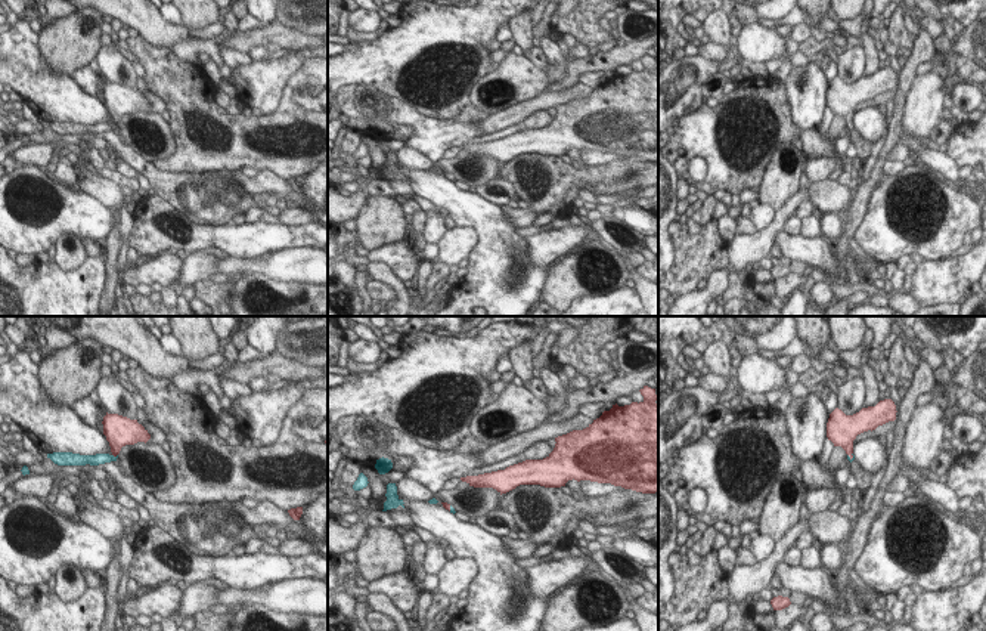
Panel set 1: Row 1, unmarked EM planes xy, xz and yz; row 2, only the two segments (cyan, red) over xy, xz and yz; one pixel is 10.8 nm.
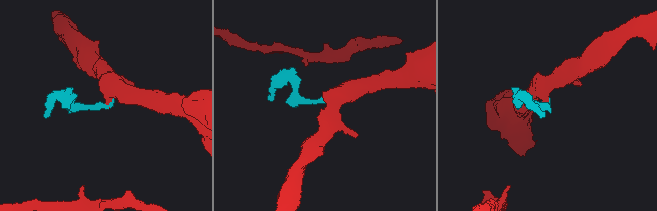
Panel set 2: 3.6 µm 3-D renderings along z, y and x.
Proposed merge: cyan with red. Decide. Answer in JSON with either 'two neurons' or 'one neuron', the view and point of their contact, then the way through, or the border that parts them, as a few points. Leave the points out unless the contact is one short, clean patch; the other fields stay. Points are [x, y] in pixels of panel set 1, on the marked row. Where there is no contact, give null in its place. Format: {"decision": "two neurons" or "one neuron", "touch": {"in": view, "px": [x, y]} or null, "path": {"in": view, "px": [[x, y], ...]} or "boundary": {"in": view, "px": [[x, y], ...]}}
{"decision": "one neuron", "touch": {"in": "xy", "px": [117, 455]}, "path": {"in": "xy", "px": [[99, 458], [117, 455], [115, 442], [118, 433]]}}

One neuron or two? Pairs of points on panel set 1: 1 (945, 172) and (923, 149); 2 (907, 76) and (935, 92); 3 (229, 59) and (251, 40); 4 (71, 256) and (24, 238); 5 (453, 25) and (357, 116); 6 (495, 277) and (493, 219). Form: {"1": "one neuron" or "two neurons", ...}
{"1": "one neuron", "2": "two neurons", "3": "two neurons", "4": "two neurons", "5": "one neuron", "6": "one neuron"}

